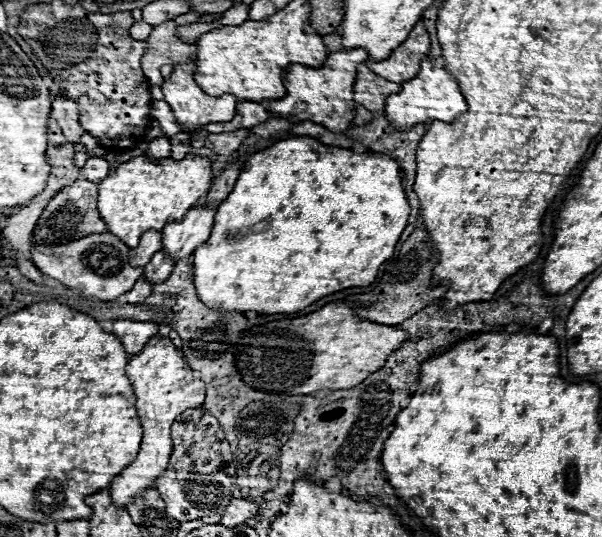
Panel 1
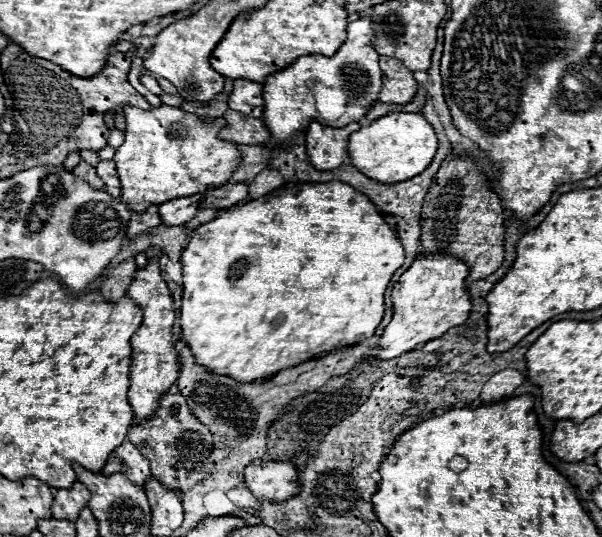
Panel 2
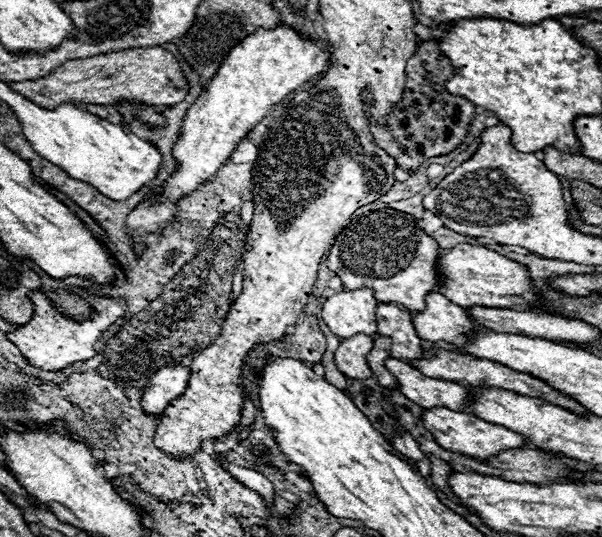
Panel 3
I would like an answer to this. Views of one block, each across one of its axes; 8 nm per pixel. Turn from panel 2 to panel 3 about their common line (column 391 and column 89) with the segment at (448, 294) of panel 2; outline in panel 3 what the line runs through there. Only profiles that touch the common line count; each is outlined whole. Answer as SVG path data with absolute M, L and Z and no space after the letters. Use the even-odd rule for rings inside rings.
M30 292L28 298L34 304L34 314L30 318L30 322L26 322L24 326L18 326L14 332L8 332L6 338L12 340L12 344L16 344L16 348L20 350L20 354L36 368L46 370L46 372L58 372L68 368L74 362L84 362L90 360L92 356L96 356L96 348L94 344L100 338L102 330L108 330L110 324L114 324L118 318L124 316L126 306L122 300L116 298L96 298L94 300L94 308L96 308L96 318L92 322L74 322L64 318L62 314L56 312L56 308L50 304L50 300L42 294L42 292Z

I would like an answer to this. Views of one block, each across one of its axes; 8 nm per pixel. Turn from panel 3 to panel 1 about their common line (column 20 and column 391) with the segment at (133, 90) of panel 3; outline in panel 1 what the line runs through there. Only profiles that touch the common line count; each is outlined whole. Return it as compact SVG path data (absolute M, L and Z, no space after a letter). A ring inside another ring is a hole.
M366 64L358 66L358 76L354 84L354 102L362 104L364 108L376 108L378 104L382 106L390 94L398 94L400 90L402 90L400 84L380 78Z

